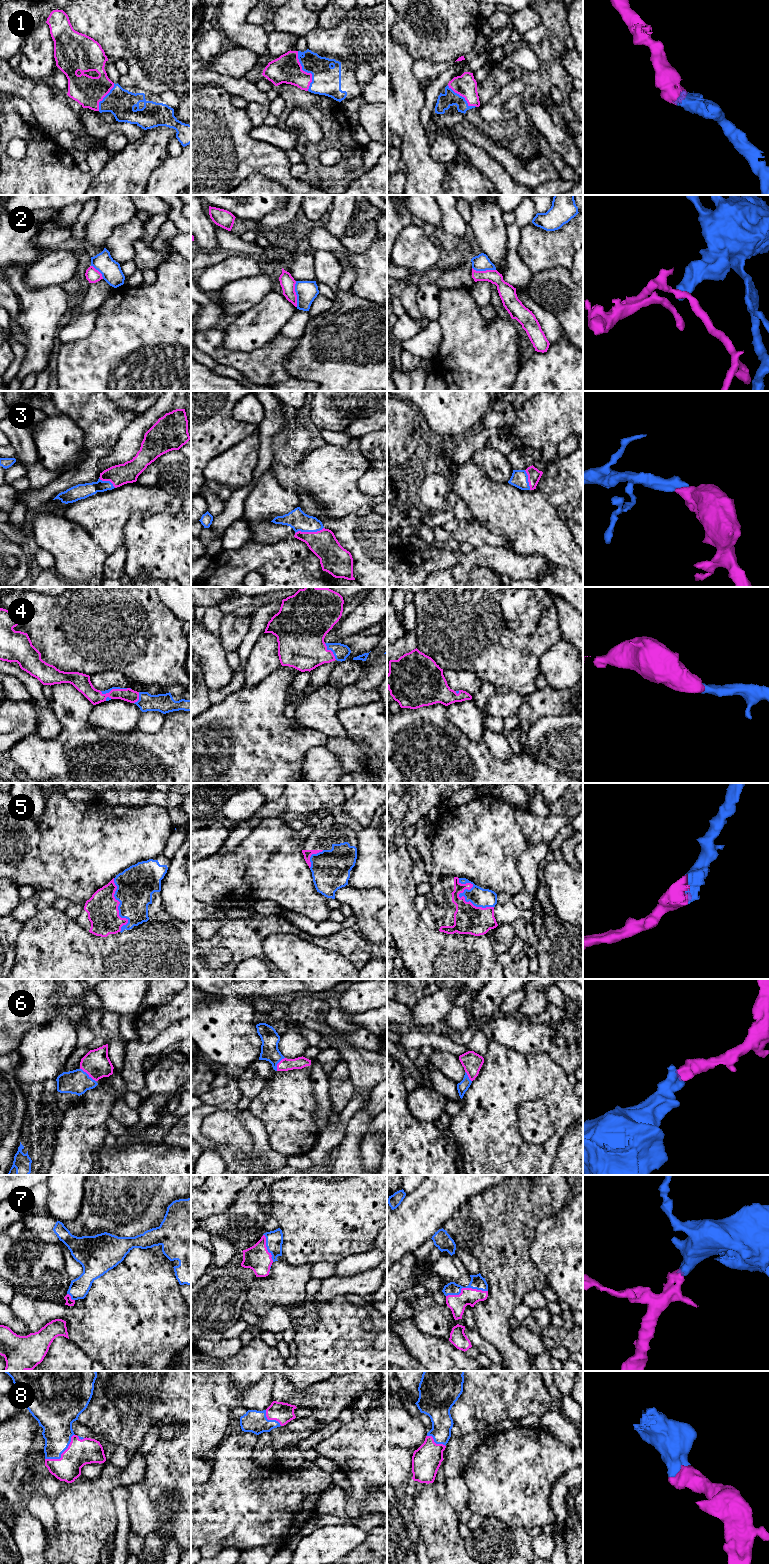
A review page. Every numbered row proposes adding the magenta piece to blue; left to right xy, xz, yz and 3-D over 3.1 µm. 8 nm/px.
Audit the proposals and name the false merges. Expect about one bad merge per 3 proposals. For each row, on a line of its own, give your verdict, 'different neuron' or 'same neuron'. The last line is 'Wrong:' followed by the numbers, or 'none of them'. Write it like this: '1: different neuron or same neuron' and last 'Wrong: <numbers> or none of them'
1: same neuron
2: different neuron
3: same neuron
4: same neuron
5: same neuron
6: same neuron
7: same neuron
8: same neuron
Wrong: 2

